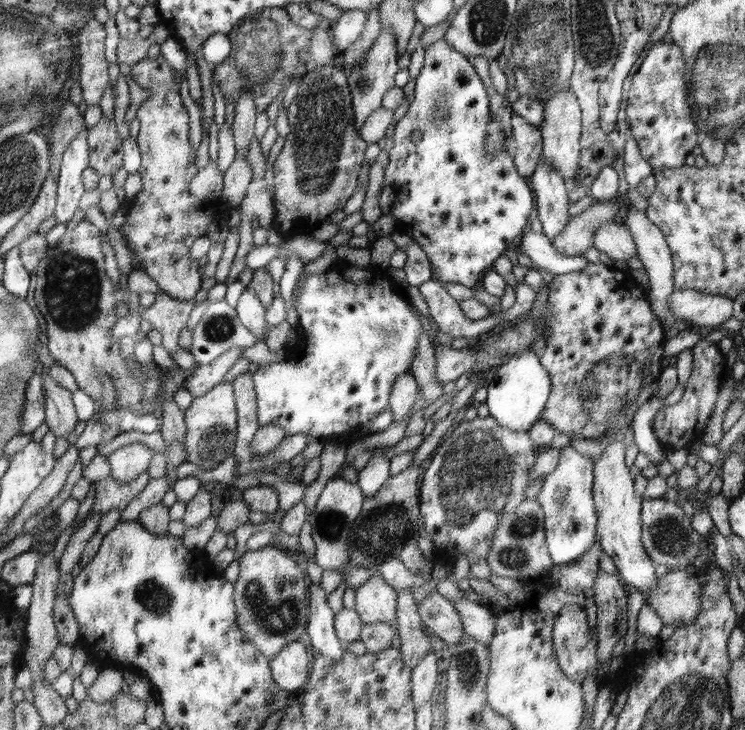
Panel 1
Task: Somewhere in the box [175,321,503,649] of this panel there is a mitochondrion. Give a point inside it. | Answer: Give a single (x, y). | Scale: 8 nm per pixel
(276, 615)

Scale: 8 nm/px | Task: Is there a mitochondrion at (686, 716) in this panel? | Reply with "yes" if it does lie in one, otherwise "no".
yes

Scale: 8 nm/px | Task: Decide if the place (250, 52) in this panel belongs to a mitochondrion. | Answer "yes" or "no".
yes

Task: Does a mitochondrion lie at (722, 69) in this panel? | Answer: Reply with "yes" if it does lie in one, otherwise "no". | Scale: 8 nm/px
yes

